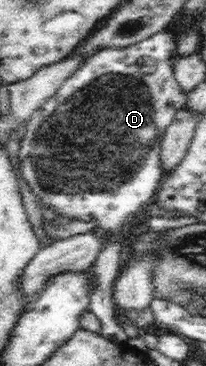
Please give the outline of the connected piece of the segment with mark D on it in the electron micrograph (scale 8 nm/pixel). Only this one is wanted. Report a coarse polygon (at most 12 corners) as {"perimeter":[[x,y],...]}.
{"perimeter":[[176,33],[102,48],[24,123],[18,169],[112,236],[99,334],[130,342],[123,232],[160,191],[187,92]]}

